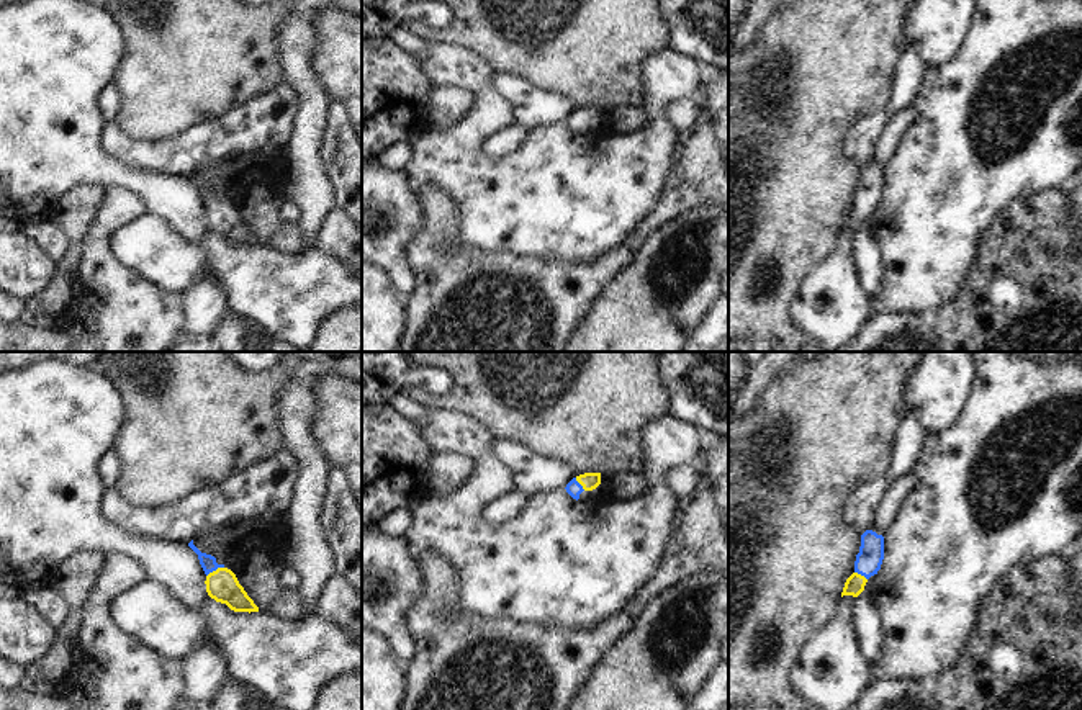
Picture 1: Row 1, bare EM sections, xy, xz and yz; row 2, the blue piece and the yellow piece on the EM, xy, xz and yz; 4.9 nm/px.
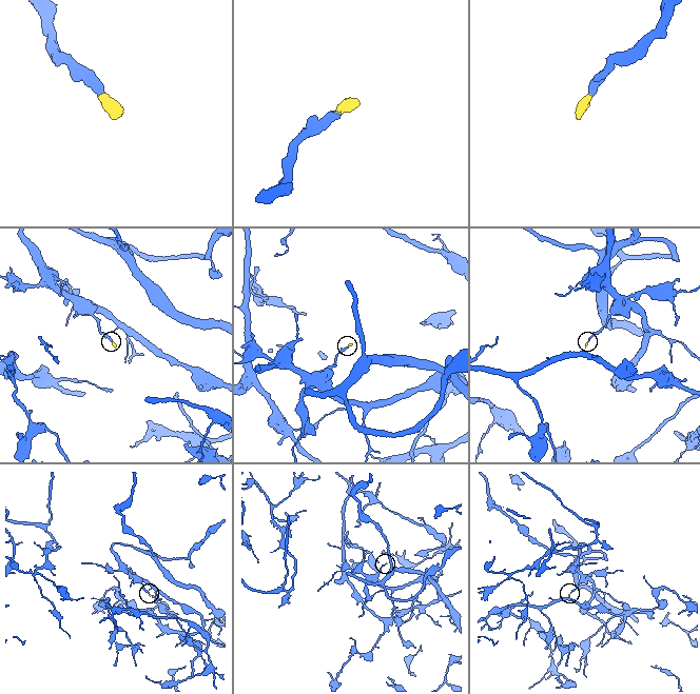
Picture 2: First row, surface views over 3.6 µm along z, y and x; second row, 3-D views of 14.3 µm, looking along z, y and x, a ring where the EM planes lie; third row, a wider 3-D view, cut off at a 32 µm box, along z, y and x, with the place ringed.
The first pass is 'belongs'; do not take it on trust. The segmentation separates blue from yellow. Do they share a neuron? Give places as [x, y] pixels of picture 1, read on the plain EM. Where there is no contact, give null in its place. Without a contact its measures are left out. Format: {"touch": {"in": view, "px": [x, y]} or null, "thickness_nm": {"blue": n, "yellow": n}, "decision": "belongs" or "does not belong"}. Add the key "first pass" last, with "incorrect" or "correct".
{"touch": {"in": "xy", "px": [215, 203]}, "thickness_nm": {"blue": 80, "yellow": 160}, "decision": "belongs", "first pass": "correct"}

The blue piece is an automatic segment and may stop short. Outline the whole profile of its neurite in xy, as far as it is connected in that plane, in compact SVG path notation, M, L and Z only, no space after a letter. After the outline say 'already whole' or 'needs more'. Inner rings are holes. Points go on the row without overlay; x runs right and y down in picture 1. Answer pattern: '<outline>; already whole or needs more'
M193 173L188 180L198 188L200 198L206 208L206 226L216 236L226 237L234 245L259 245L259 240L239 218L236 208L224 198L218 198L216 191L201 186Z; needs more

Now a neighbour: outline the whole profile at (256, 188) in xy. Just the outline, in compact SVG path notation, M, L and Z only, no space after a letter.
M239 154L226 159L229 172L219 172L214 191L224 201L231 203L247 229L260 245L270 247L280 254L301 254L306 250L306 240L298 224L283 222L280 208L286 196L288 172L285 157L278 154Z

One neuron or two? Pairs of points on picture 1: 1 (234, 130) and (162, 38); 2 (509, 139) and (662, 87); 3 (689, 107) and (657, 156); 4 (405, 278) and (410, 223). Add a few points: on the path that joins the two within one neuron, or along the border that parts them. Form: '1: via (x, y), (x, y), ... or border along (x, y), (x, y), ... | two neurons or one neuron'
1: border along (257, 95), (216, 118), (198, 121), (187, 128) | two neurons
2: border along (527, 131), (527, 136), (514, 151), (495, 157) | two neurons
3: border along (691, 94), (667, 105), (665, 118), (678, 131) | two neurons
4: via (398, 265), (398, 236) | one neuron

